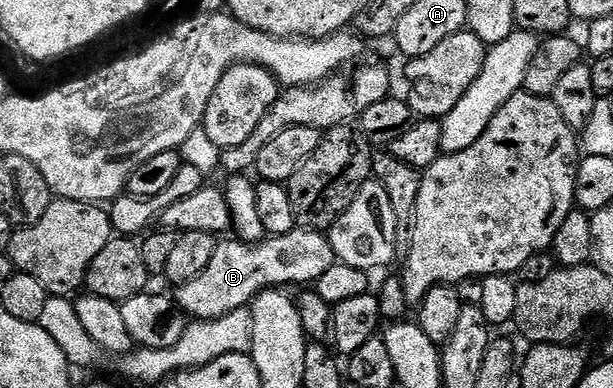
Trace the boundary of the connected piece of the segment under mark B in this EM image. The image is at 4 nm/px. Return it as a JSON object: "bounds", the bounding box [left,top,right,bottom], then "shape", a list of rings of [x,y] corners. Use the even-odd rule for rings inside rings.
{"bounds":[176,228,336,320],"shape":[[[295,228],[283,236],[272,236],[257,242],[237,238],[218,240],[212,262],[192,282],[177,285],[176,303],[187,317],[215,320],[232,310],[247,307],[259,292],[278,290],[282,284],[310,286],[336,263],[329,235],[322,230]]]}

